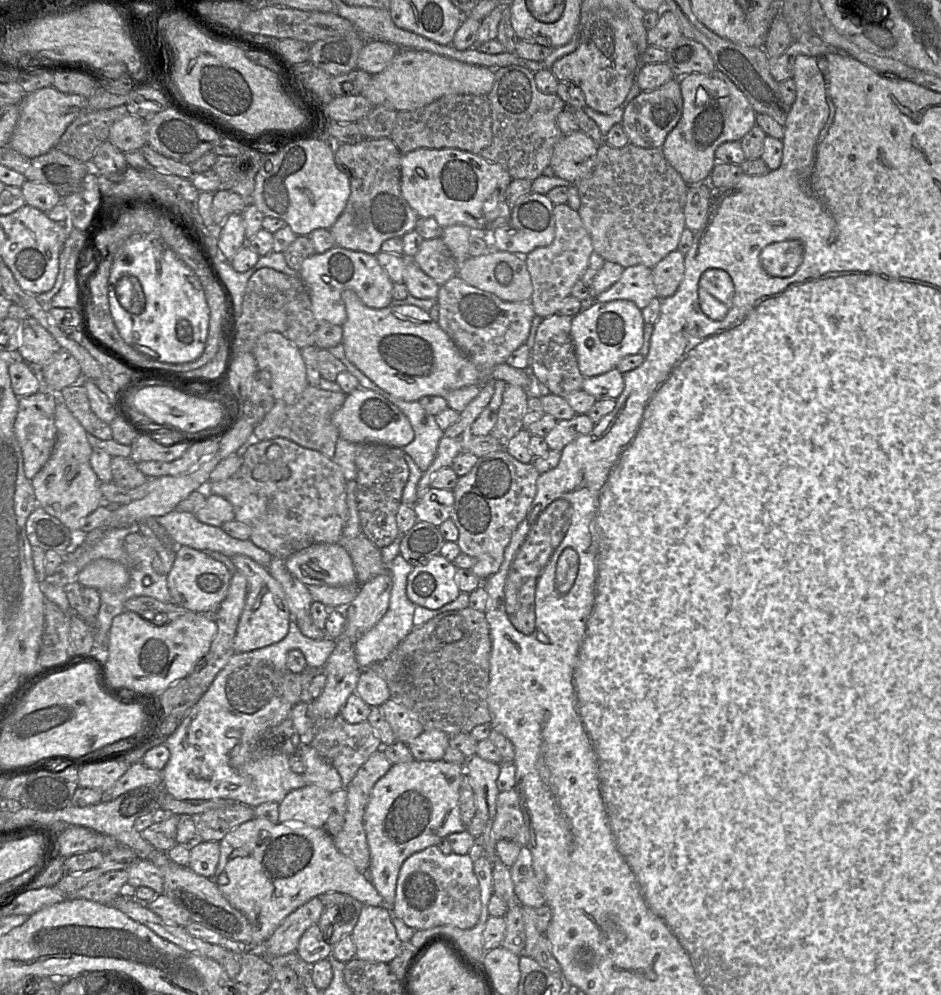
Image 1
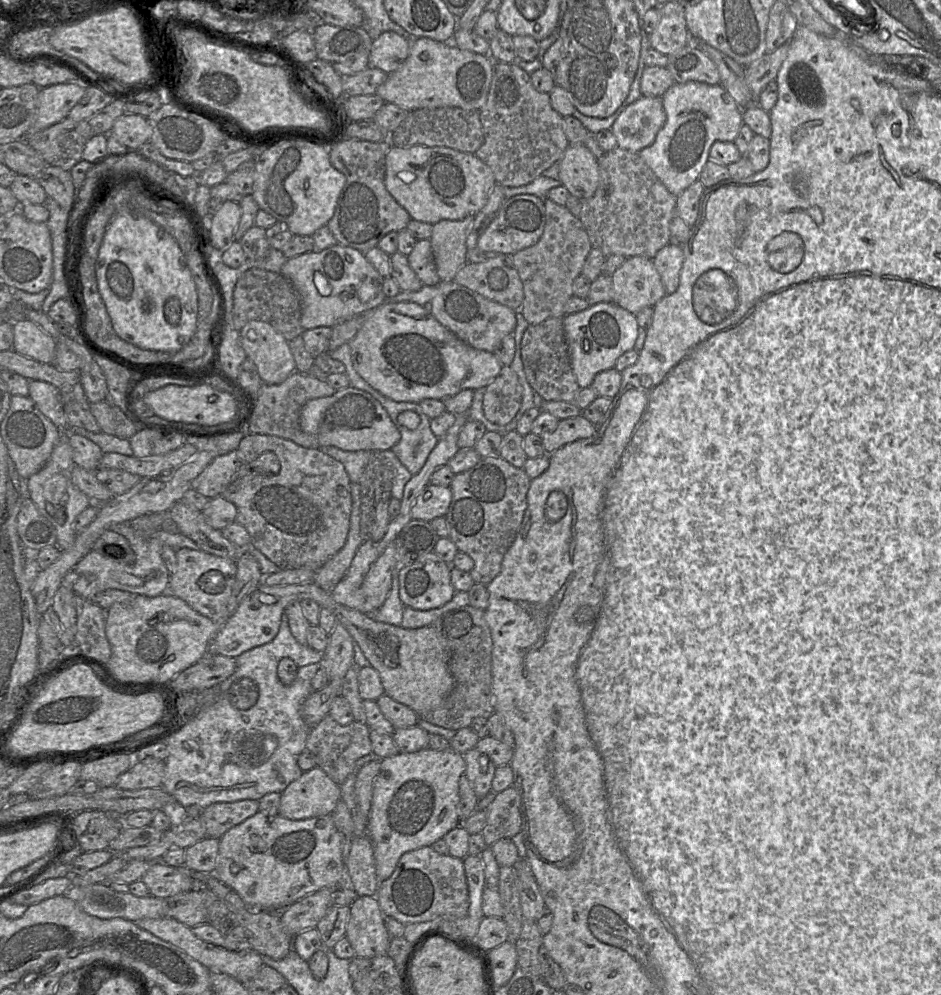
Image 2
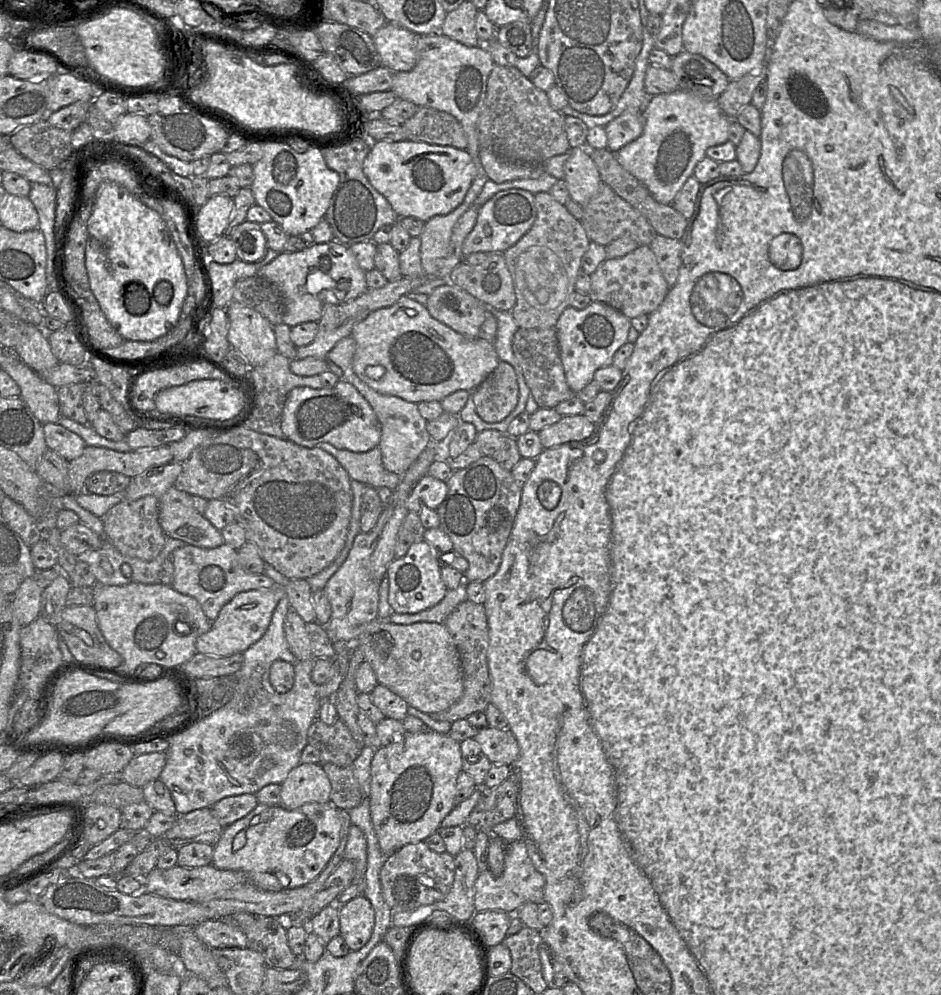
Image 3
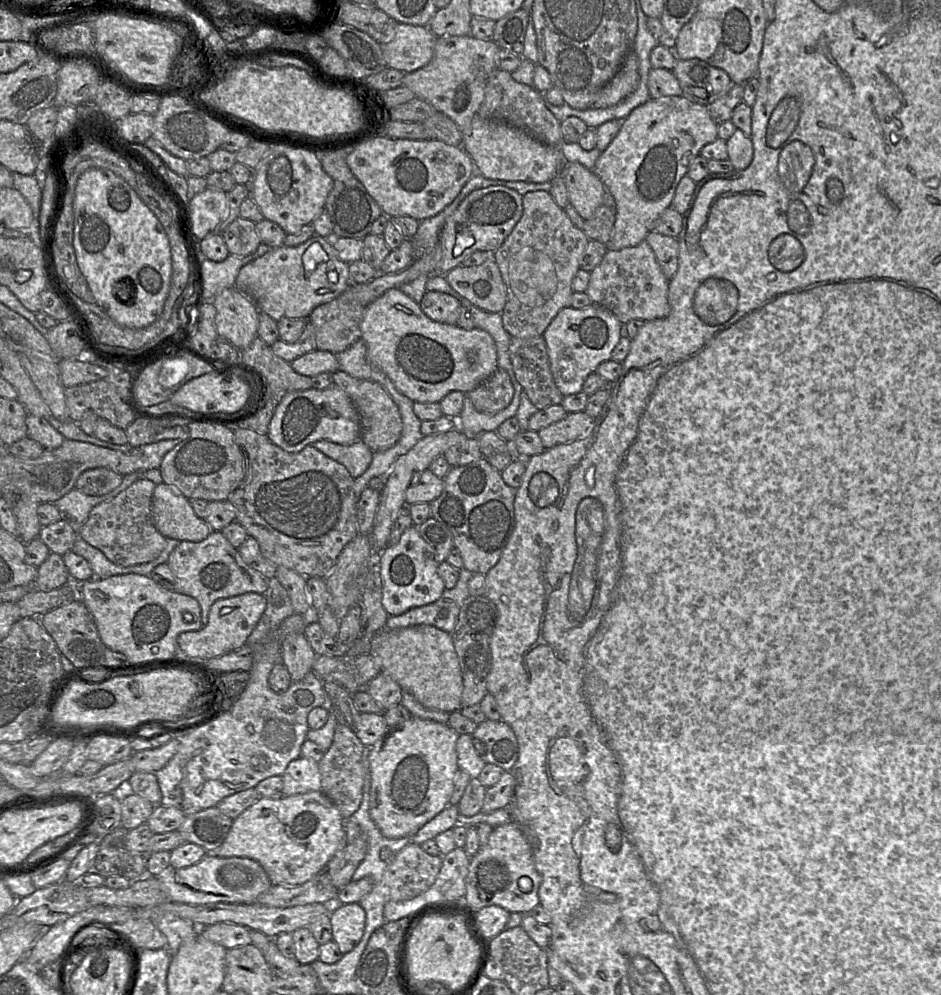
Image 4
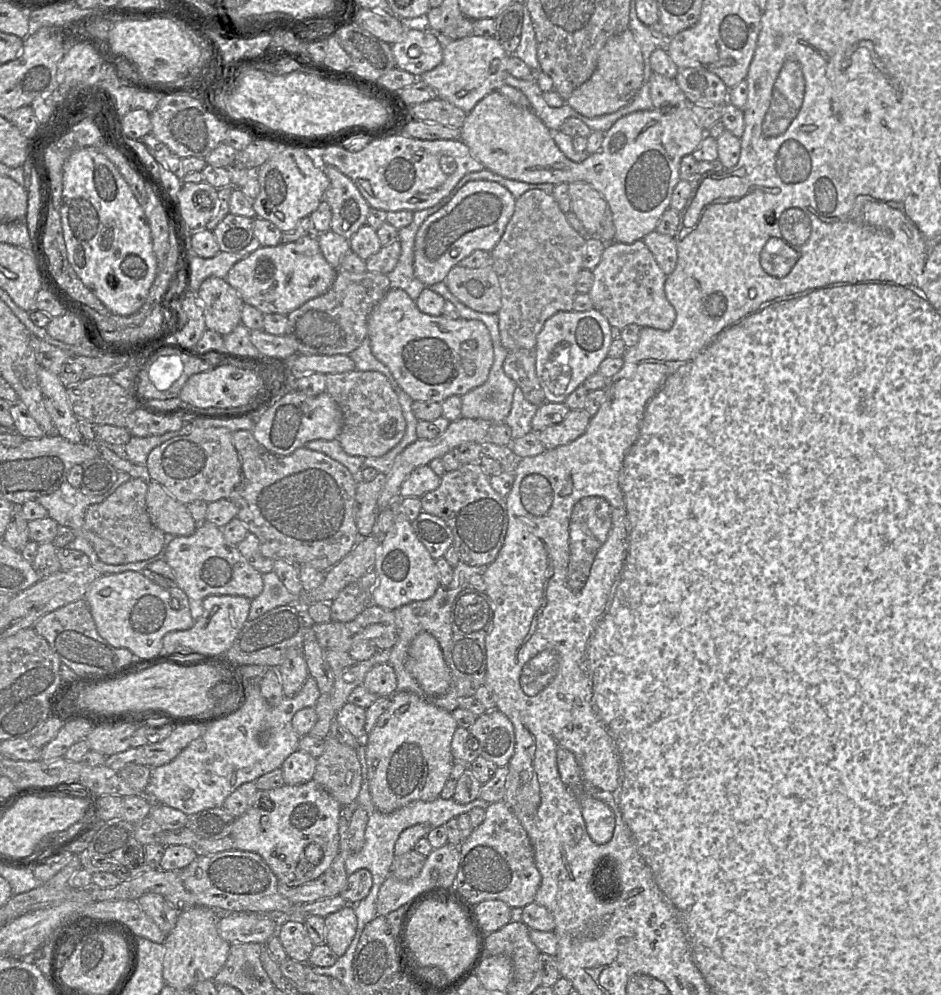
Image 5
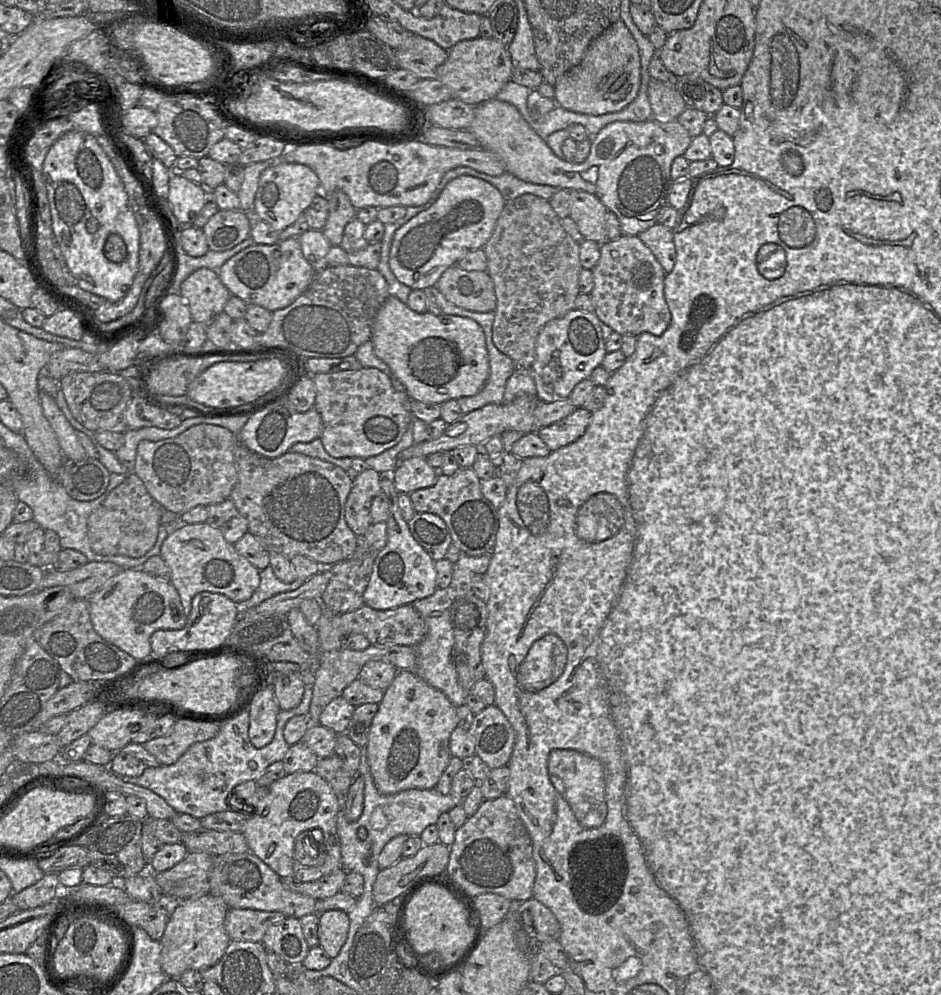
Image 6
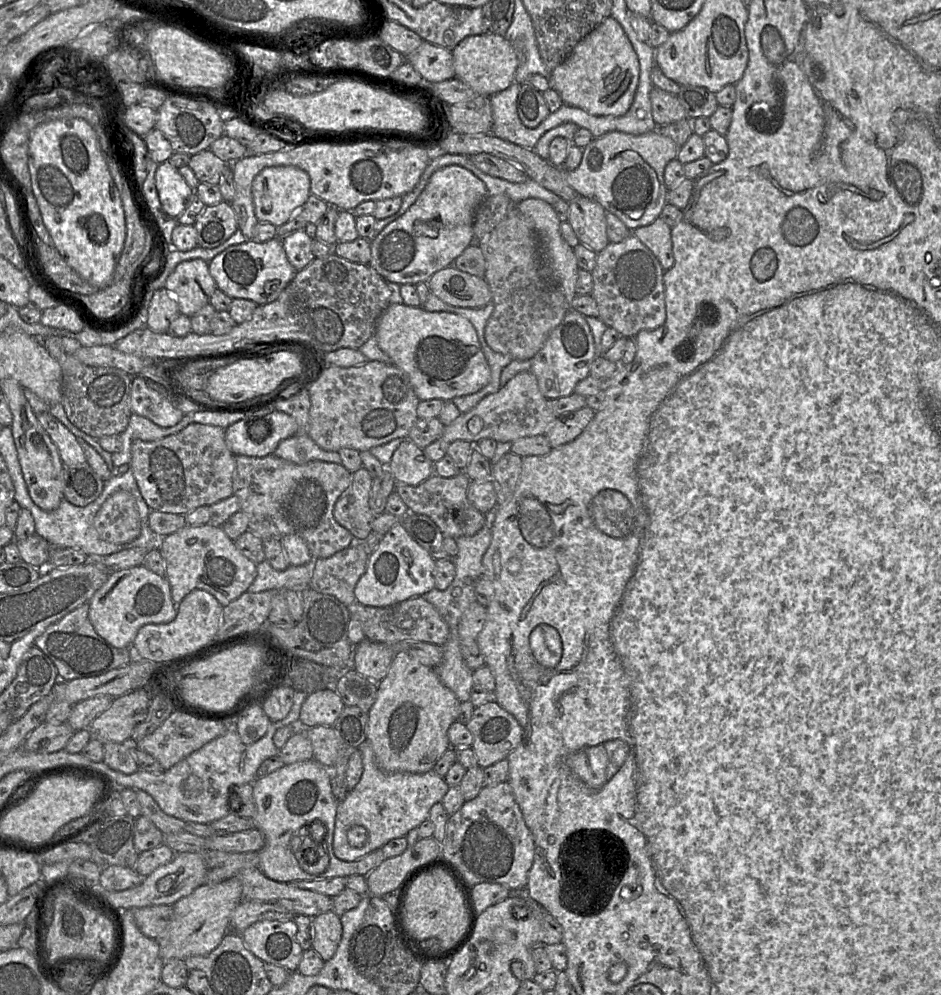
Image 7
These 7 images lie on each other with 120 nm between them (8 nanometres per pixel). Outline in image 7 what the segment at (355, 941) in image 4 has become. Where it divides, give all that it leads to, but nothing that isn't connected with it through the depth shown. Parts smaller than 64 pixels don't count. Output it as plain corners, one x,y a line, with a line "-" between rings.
332,911
313,918
313,946
321,958
329,961
336,953
342,937
340,916

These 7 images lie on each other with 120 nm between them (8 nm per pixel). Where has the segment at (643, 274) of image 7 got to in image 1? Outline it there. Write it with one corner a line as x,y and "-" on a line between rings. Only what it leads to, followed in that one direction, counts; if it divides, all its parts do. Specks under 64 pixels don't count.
637,264
624,268
616,283
593,298
596,302
629,300
642,310
655,297
657,291
653,282
652,269

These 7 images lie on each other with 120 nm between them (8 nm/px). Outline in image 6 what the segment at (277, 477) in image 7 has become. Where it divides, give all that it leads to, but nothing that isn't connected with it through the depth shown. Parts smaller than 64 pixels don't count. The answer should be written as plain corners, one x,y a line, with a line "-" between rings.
238,436
234,446
234,460
237,482
230,499
238,514
247,520
248,532
266,551
281,554
288,559
302,555
322,567
332,566
351,557
360,538
353,533
345,520
345,503
353,482
346,471
330,462
291,451
276,458
268,458
250,450
238,440

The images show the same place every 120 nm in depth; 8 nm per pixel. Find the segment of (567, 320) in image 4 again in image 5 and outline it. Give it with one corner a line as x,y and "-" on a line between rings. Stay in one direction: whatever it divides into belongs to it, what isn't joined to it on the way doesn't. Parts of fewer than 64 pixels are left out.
595,308
584,312
559,311
548,318
537,335
535,345
536,374
546,401
553,403
565,402
567,396
581,386
586,378
598,372
601,362
609,356
608,350
612,340
611,325
605,316

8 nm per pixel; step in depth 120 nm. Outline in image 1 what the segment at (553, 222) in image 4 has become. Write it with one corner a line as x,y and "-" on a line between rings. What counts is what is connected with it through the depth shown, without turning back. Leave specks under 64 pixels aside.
567,203
554,204
555,236
553,242
529,252
525,263
529,271
533,292
530,304
541,318
558,313
563,301
571,295
574,284
581,279
590,255
594,252
592,240
579,213

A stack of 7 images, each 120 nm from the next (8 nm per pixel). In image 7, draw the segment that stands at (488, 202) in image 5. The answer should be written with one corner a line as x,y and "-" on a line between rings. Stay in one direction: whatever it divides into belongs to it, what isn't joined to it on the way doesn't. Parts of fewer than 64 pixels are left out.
448,165
437,170
411,207
371,240
371,258
368,265
384,280
398,285
427,282
434,273
451,266
464,249
472,244
474,214
487,196
488,191
484,182
467,169

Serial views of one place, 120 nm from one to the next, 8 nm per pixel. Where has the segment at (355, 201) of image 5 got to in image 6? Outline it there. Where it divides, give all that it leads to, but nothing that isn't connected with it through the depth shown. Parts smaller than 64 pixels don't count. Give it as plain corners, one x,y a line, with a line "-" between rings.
342,191
328,194
327,201
328,218
321,231
332,246
340,246
344,228
348,222
356,218
357,209

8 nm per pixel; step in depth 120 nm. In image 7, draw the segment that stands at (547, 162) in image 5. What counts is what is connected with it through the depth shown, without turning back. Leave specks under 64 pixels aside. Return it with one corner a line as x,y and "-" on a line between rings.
657,129
642,135
612,131
594,138
584,147
579,166
572,171
563,169
563,176
578,195
599,203
607,212
616,215
632,232
638,227
651,224
660,216
664,205
668,203
664,169
668,162
676,159
679,149
680,147
672,139
660,134

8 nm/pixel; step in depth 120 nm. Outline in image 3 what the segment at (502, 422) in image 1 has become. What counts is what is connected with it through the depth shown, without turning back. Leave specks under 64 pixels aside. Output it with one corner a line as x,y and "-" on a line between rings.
500,361
495,370
471,392
478,416
487,423
504,420
516,407
519,387
514,368

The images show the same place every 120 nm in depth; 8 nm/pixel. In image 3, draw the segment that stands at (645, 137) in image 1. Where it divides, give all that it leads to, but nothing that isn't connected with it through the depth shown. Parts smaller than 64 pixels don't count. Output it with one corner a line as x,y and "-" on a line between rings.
626,110
605,126
607,149
616,153
643,132
642,110

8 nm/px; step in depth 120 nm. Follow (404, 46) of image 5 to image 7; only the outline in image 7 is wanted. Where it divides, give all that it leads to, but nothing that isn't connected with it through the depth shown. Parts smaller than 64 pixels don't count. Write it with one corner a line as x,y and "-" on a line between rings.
423,41
406,61
422,76
423,82
433,84
454,76
452,52
439,45

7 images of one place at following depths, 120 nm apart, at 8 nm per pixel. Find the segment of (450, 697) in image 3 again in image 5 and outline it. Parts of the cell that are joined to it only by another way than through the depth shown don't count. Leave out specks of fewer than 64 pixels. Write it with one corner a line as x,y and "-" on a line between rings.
428,632
419,633
411,642
406,669
429,695
443,695
451,686
452,673
439,642

